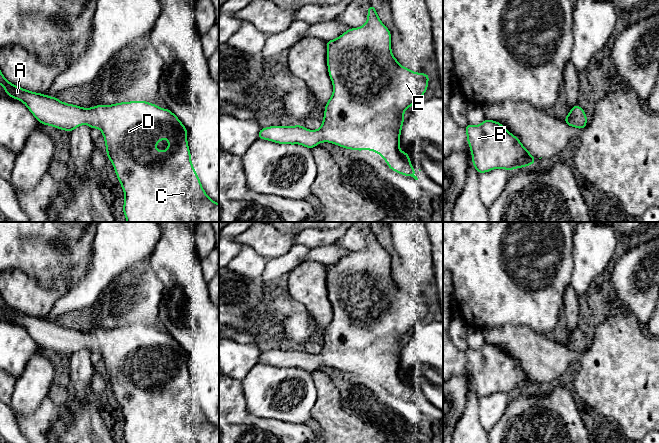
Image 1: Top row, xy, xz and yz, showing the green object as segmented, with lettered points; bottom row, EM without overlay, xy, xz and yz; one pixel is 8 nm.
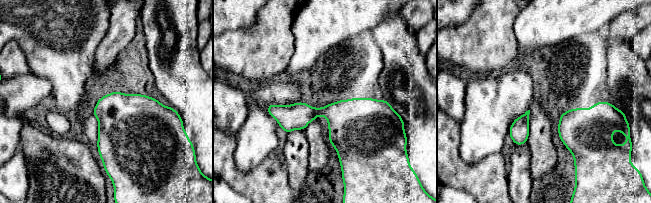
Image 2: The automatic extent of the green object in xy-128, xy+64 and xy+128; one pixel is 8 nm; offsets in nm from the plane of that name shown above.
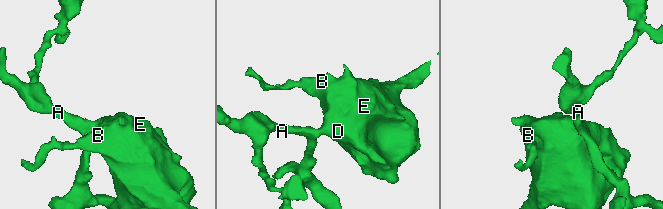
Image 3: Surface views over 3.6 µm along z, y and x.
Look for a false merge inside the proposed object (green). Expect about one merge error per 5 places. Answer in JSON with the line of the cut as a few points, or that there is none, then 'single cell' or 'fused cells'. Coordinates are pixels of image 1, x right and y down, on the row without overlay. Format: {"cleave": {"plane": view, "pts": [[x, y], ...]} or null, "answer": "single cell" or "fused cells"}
{"cleave": null, "answer": "single cell"}

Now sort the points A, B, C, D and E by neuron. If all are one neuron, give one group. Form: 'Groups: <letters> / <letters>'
Groups: A B C D E

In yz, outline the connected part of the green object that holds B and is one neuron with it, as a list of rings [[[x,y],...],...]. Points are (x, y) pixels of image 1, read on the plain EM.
[[[485,343],[478,350],[468,347],[465,354],[472,388],[479,398],[498,392],[509,395],[535,388],[536,382],[497,345]]]

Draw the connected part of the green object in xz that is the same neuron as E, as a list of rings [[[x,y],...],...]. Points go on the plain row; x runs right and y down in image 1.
[[[369,229],[367,231],[368,234],[368,241],[366,247],[362,251],[358,252],[350,252],[346,256],[342,257],[341,260],[339,260],[336,263],[326,265],[327,268],[327,290],[329,295],[329,301],[332,304],[333,307],[333,318],[331,322],[328,324],[328,326],[325,329],[325,336],[324,336],[324,343],[322,345],[321,351],[318,354],[308,354],[304,352],[302,349],[298,348],[296,350],[270,350],[266,352],[261,352],[258,357],[258,363],[264,363],[276,366],[278,368],[301,368],[306,372],[312,373],[315,370],[317,370],[321,366],[330,366],[332,368],[341,370],[345,373],[351,373],[351,374],[371,374],[373,376],[378,377],[380,380],[384,382],[384,384],[387,386],[387,390],[402,399],[405,400],[411,400],[415,404],[418,404],[417,400],[414,399],[415,393],[413,392],[412,388],[410,387],[410,381],[407,376],[401,376],[400,371],[400,358],[402,354],[402,349],[405,344],[405,340],[403,339],[404,335],[407,332],[410,332],[416,325],[422,323],[422,320],[428,313],[428,304],[430,302],[430,299],[426,297],[416,297],[411,295],[408,292],[405,292],[401,290],[397,283],[393,280],[392,274],[391,274],[391,256],[389,253],[380,245],[376,232],[372,229]]]

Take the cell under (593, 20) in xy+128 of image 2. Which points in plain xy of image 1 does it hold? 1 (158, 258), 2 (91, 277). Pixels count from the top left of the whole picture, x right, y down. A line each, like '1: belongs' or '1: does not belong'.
1: does not belong
2: belongs

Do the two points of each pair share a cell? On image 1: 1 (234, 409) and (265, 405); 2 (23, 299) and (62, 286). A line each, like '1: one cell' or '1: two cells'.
1: two cells
2: one cell

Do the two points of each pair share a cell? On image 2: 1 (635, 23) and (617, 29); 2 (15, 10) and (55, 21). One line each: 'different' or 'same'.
1: same
2: same

